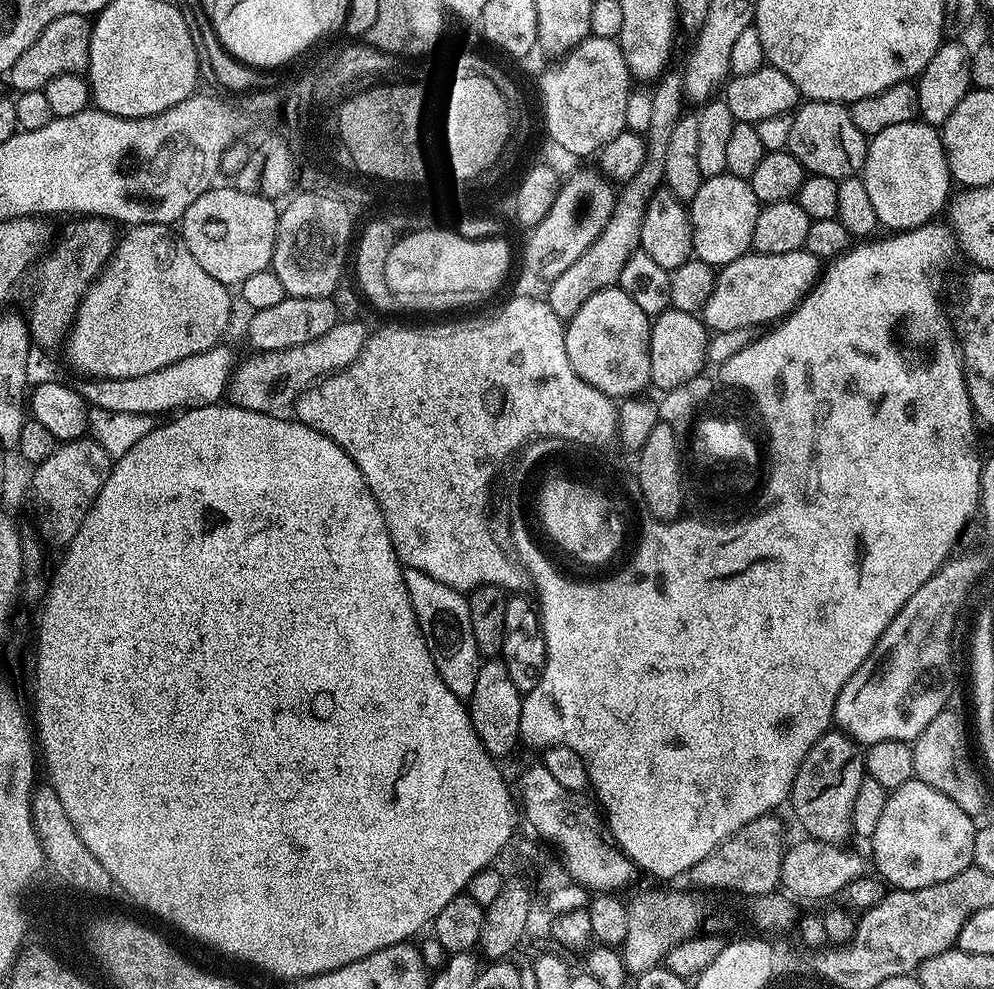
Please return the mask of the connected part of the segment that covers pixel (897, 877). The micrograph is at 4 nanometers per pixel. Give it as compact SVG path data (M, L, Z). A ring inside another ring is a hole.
M913 778L889 791L888 801L882 809L882 819L870 837L870 860L873 865L876 863L875 873L893 889L918 890L934 886L973 867L977 829L973 817L958 810L946 794Z

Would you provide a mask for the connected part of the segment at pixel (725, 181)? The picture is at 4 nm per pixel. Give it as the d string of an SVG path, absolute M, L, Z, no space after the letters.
M725 174L703 180L698 186L698 194L694 194L690 202L695 259L713 266L723 266L749 255L754 238L754 222L758 222L761 207L751 183L743 176Z

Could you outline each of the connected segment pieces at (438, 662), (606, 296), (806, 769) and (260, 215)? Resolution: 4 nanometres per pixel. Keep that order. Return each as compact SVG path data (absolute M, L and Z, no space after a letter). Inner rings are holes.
M404 568L404 581L410 594L410 606L414 606L416 621L426 638L430 658L434 658L434 666L438 666L442 682L446 682L446 686L450 686L456 696L472 696L482 657L474 642L474 630L470 626L470 606L465 593L456 592L430 574L414 568Z
M620 287L598 290L586 298L582 310L567 321L564 337L566 352L575 373L595 389L615 400L639 395L651 383L649 340L651 317Z
M829 730L810 746L806 758L798 766L798 774L792 783L790 805L796 820L805 828L807 835L813 840L839 845L852 832L852 811L854 810L854 797L858 795L858 786L862 786L865 778L864 754L861 745L846 732Z
M235 186L216 187L209 187L190 202L186 214L178 222L178 232L198 266L202 266L210 278L238 286L250 278L250 274L269 271L276 241L278 208L267 196L242 194Z

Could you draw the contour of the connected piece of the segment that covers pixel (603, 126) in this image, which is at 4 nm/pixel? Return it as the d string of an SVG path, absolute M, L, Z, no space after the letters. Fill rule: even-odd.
M591 35L587 40L584 40L567 53L563 58L557 59L555 63L548 67L548 76L544 78L544 94L547 97L548 108L548 123L550 125L550 133L556 136L561 144L564 144L565 151L573 150L578 158L585 158L591 154L599 153L600 149L604 148L614 138L618 138L618 134L622 134L629 127L628 124L628 95L632 92L632 84L634 85L634 77L631 72L628 71L628 63L624 57L624 51L621 50L619 43L616 40L607 40L601 36Z

